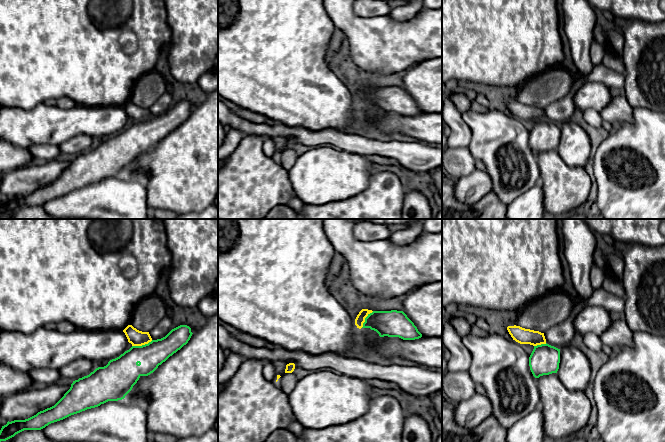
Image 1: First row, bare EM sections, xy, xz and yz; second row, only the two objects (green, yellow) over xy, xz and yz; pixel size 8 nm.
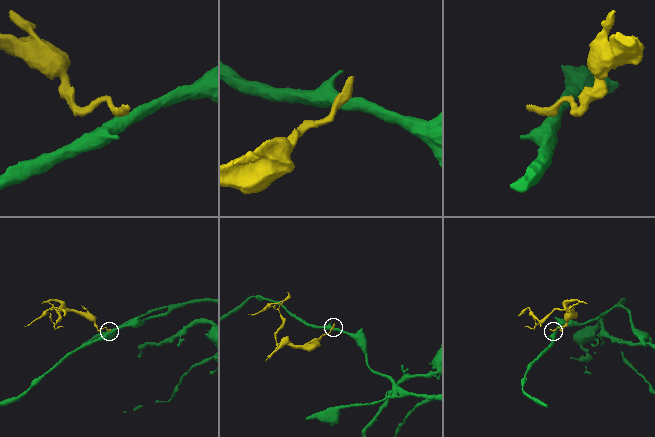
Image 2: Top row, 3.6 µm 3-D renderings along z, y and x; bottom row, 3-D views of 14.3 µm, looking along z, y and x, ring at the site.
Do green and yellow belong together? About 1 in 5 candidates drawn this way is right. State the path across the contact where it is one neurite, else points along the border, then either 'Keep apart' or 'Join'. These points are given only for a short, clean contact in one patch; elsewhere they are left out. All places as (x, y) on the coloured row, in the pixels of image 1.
Boundary: xy (152, 340), (141, 345), (132, 346). Keep apart

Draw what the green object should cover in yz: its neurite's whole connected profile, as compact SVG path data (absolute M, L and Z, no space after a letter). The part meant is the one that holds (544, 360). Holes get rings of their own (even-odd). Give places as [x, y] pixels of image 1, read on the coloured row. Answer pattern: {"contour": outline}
{"contour": "M549 344L534 346L529 357L530 370L535 378L557 373L560 363L560 349Z"}

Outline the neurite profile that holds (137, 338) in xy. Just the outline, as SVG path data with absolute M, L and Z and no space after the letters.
M128 325L123 332L125 333L128 342L132 346L142 346L152 341L149 332L142 332L134 328L132 325Z

